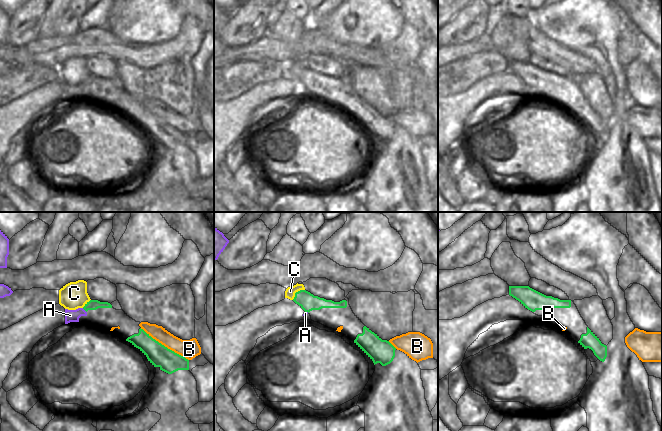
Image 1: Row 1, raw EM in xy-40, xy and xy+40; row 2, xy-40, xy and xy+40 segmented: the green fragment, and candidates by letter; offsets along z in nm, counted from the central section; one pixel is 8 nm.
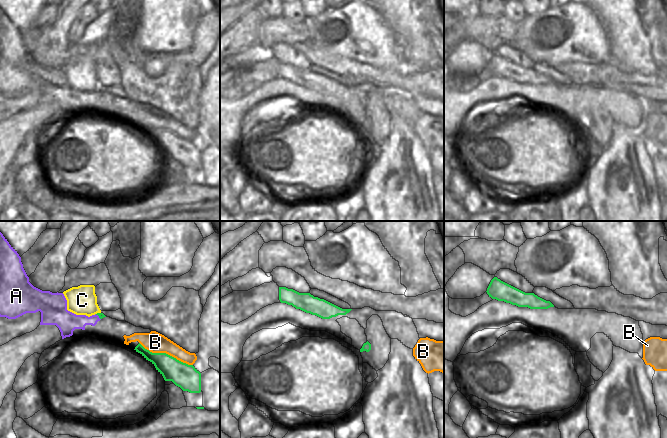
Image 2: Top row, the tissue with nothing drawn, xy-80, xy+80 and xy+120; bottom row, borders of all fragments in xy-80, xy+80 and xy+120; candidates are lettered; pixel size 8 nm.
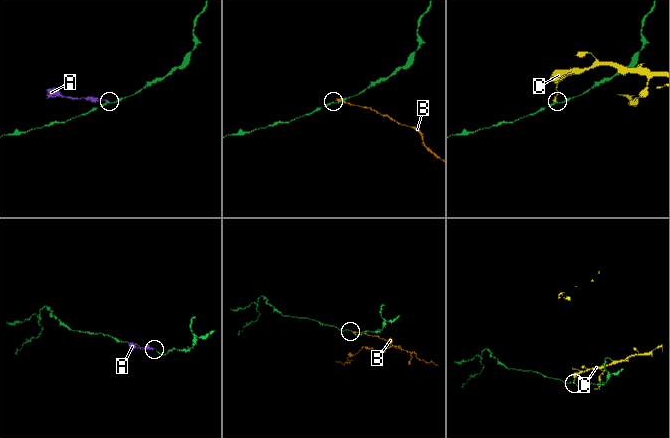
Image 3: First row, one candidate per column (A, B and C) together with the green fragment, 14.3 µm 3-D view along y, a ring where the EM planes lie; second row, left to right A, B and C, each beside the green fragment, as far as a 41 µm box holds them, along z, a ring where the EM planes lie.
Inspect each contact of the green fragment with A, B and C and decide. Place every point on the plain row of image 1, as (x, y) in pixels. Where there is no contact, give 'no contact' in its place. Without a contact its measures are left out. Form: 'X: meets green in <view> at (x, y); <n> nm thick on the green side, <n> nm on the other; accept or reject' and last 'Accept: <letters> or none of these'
A: meets green in xy-40 at (84, 85); 80 nm thick on the green side, 100 nm on the other; reject
B: meets green in xy-40 at (163, 121); 180 nm thick on the green side, 150 nm on the other; reject
C: meets green in xy at (296, 68); 140 nm thick on the green side, 80 nm on the other; reject
Accept: none of these

